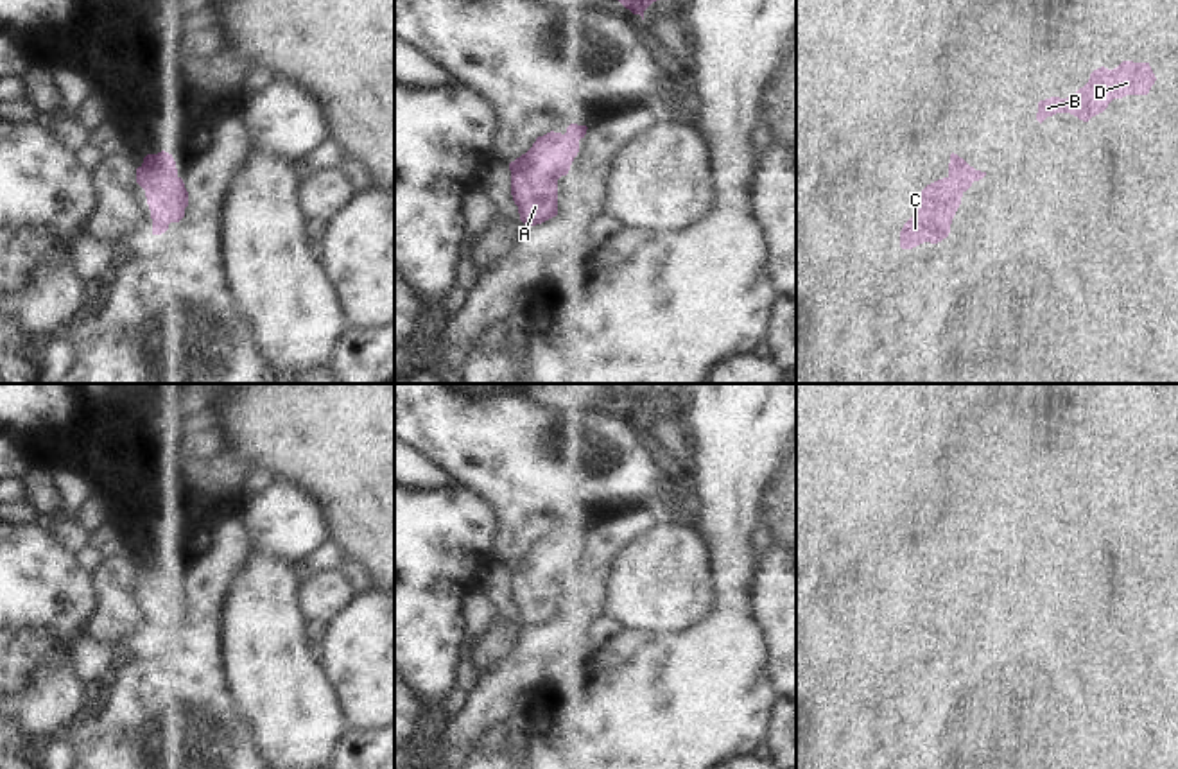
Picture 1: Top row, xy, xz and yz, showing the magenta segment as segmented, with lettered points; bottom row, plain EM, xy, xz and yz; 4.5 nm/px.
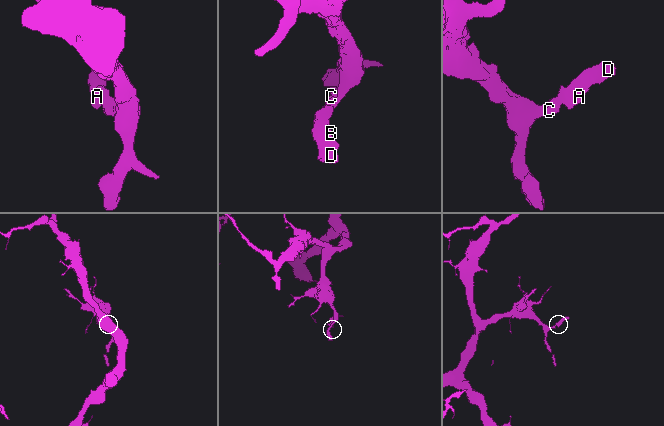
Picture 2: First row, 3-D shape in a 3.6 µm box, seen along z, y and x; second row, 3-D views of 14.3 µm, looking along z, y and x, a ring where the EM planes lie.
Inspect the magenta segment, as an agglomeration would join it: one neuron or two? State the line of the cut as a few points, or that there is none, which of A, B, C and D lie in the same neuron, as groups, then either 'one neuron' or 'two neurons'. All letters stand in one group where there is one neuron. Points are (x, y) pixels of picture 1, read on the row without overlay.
cut none; groups A B C D; one neuron

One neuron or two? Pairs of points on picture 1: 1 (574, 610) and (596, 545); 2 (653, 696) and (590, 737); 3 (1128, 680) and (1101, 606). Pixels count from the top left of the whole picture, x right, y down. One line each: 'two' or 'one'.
1: one
2: one
3: one

